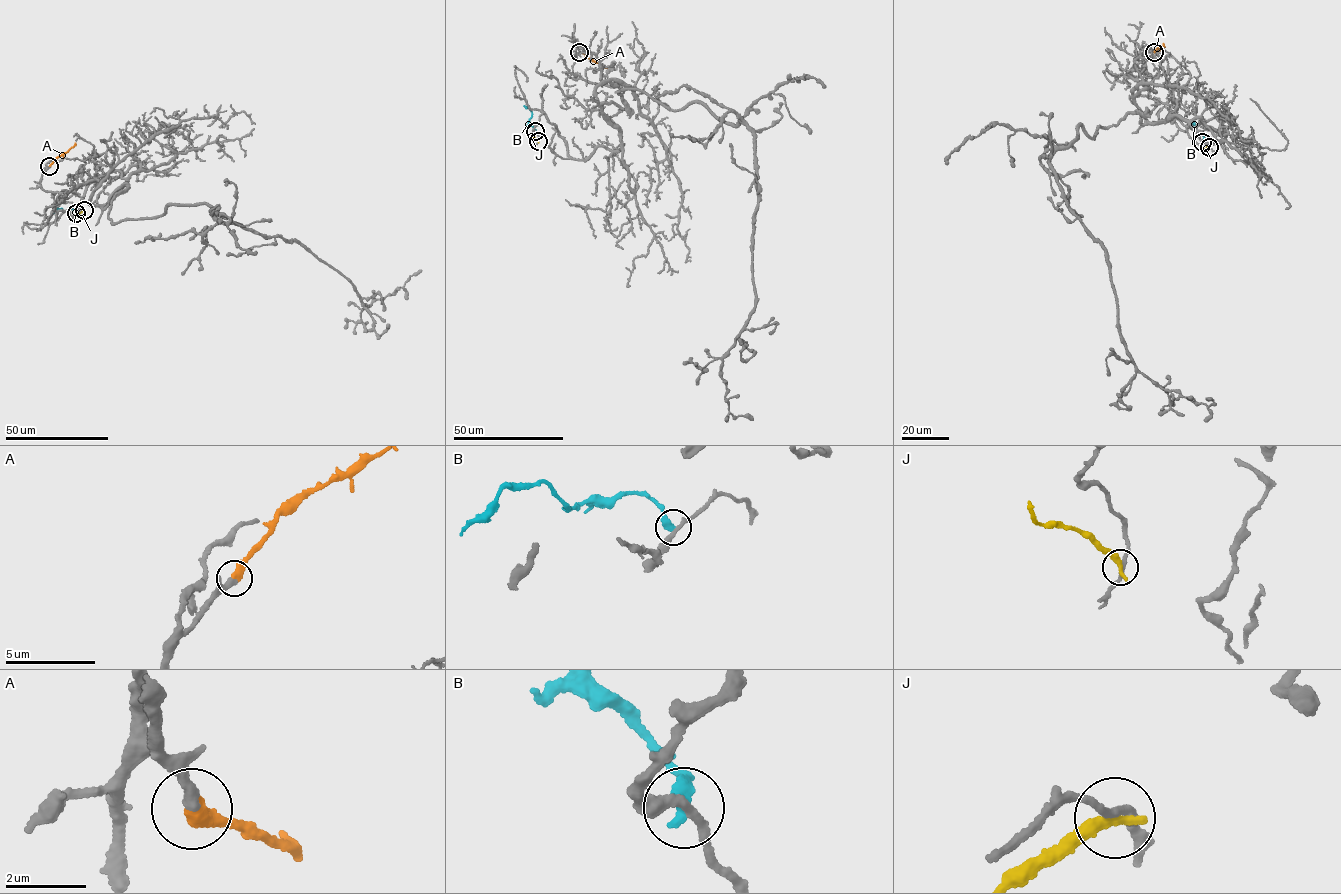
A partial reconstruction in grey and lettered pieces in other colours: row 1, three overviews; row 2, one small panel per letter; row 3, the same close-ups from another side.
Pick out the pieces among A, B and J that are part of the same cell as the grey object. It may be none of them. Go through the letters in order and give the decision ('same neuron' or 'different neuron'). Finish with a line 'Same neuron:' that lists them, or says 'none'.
A: same neuron
B: different neuron
J: different neuron
Same neuron: A

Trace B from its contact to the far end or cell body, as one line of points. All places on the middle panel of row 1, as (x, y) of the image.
B: (535, 131), (528, 122), (530, 108), (523, 105)

